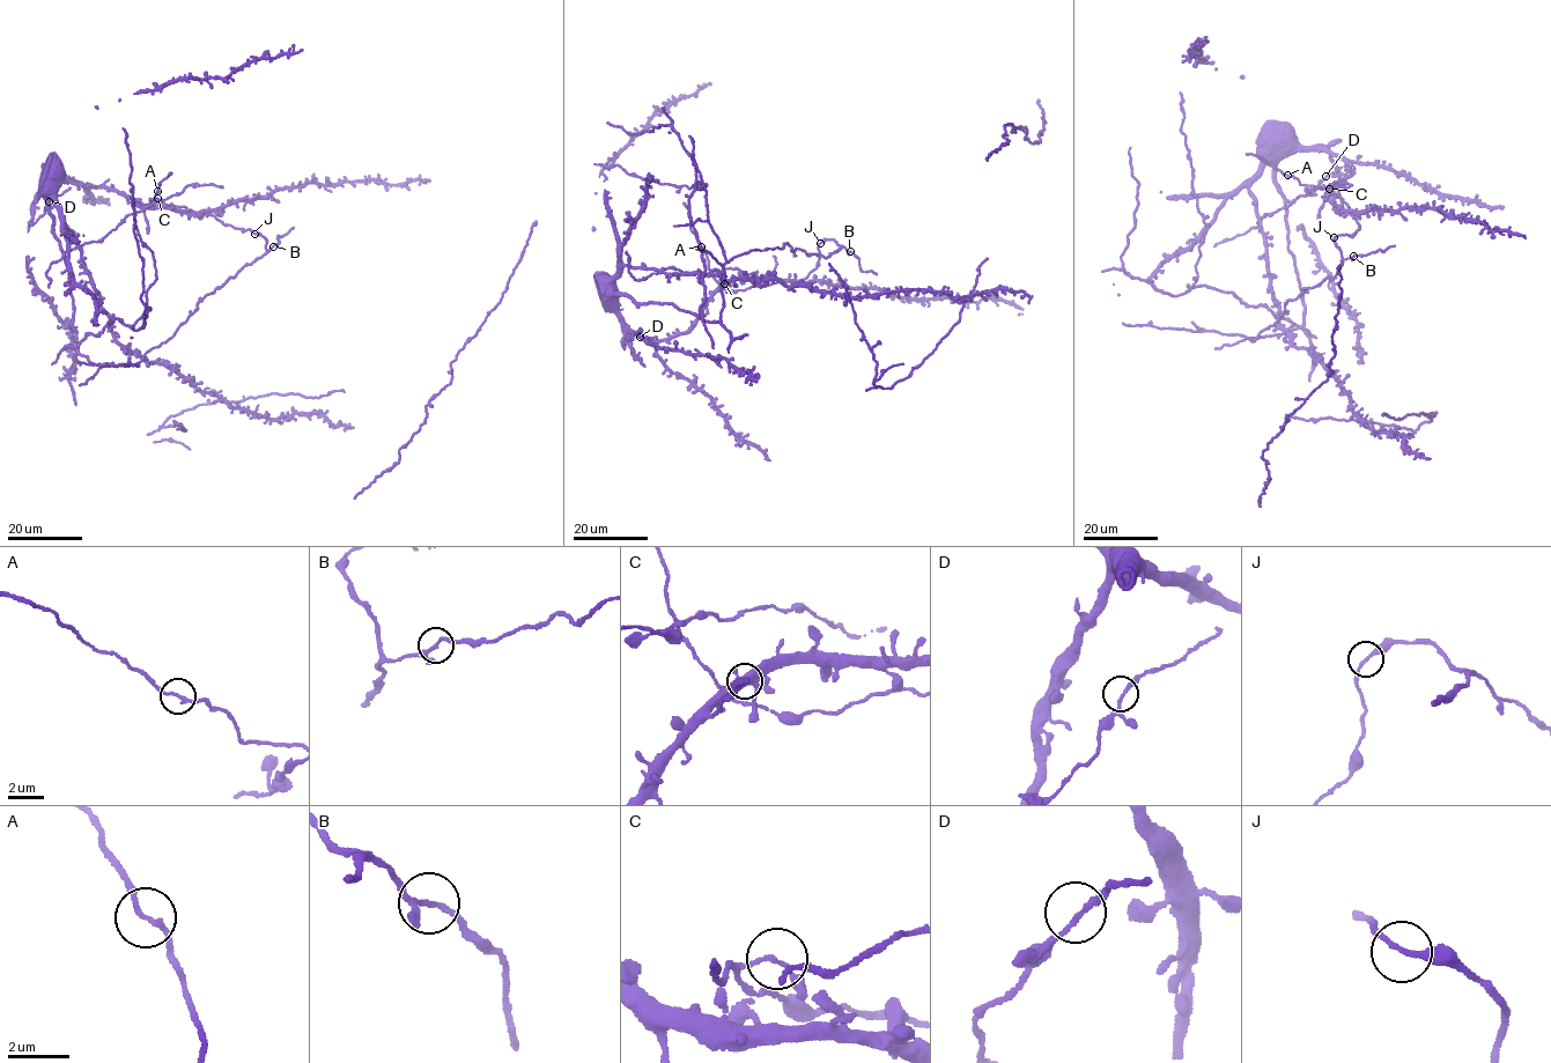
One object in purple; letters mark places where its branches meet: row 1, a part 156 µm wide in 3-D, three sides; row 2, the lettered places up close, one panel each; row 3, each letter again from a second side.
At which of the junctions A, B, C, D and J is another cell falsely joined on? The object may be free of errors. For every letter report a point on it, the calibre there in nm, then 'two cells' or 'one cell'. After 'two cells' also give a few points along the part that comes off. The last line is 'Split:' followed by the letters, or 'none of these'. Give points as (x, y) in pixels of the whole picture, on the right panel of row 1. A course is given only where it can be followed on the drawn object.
A: place (1287, 175); calibre 150 nm; one cell
B: place (1353, 256); calibre 140 nm; one cell
C: place (1329, 189); calibre 100 nm; one cell
D: place (1326, 176); calibre 150 nm; one cell
J: place (1334, 237); calibre 180 nm; one cell
Split: none of these

